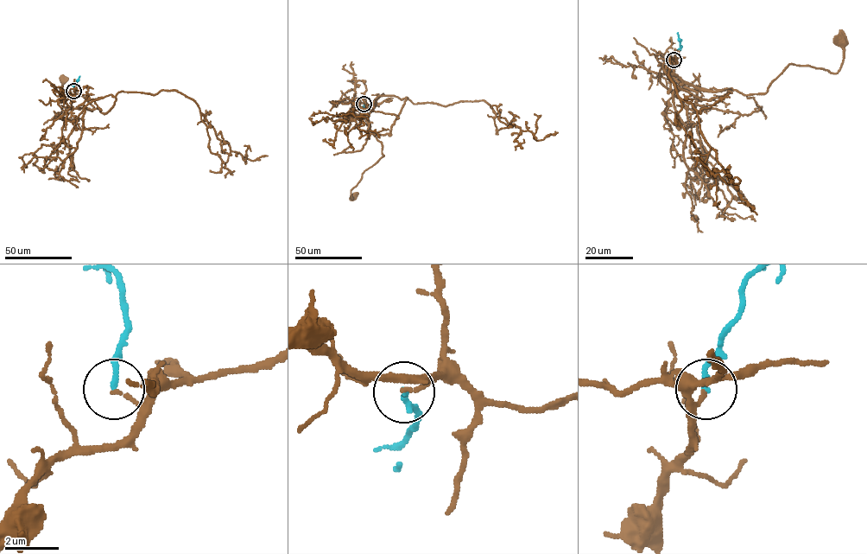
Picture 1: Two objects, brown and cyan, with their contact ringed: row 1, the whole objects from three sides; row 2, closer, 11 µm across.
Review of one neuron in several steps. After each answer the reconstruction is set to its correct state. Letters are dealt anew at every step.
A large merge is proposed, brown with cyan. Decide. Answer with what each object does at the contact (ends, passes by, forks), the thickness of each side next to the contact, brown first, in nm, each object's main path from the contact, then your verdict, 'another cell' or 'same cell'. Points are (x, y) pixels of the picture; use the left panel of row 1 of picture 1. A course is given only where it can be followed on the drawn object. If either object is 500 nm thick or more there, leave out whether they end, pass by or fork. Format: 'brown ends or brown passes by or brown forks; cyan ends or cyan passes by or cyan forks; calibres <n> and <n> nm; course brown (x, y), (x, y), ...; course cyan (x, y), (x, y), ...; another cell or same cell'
brown ends; cyan ends; calibres 130 and 200 nm; course brown (73, 92), (66, 100), (66, 105), (70, 108), (91, 111), (93, 107), (79, 93), (60, 98), (63, 80); course cyan (73, 91), (72, 85), (79, 76); another cell

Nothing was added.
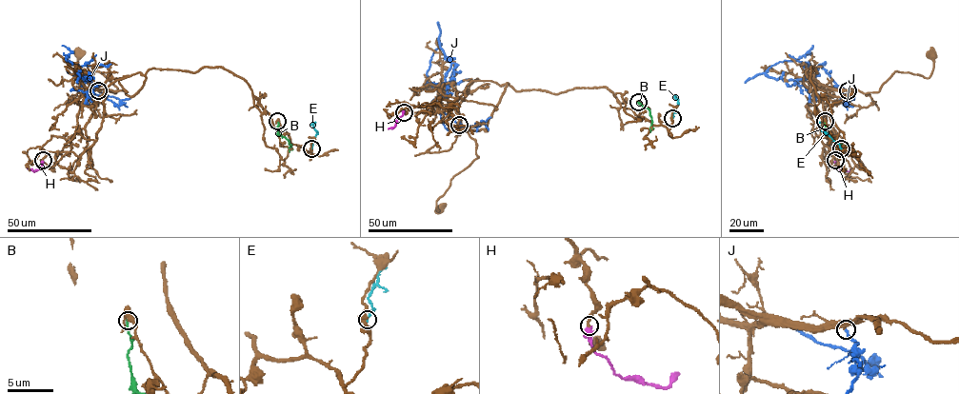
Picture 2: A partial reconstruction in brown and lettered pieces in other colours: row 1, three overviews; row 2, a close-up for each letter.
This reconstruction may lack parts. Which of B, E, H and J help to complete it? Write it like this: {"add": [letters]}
{"add": ["H"]}

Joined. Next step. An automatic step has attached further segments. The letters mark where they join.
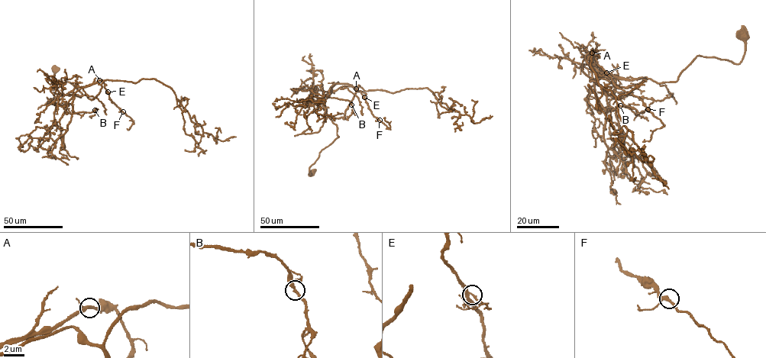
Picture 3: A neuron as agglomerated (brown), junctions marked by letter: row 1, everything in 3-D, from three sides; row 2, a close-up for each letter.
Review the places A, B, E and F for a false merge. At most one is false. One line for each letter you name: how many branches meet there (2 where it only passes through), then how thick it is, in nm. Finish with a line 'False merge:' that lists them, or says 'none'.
False merge: none

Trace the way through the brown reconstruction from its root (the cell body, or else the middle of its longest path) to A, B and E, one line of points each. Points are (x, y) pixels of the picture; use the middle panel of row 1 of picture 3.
A: (311, 172), (309, 167), (319, 152), (338, 137), (337, 126), (327, 113), (326, 98), (344, 85), (356, 88)
B: (311, 172), (309, 167), (319, 152), (338, 137), (326, 111), (329, 91), (329, 97), (351, 104)
E: (311, 172), (319, 152), (338, 137), (326, 98), (344, 85), (364, 97)

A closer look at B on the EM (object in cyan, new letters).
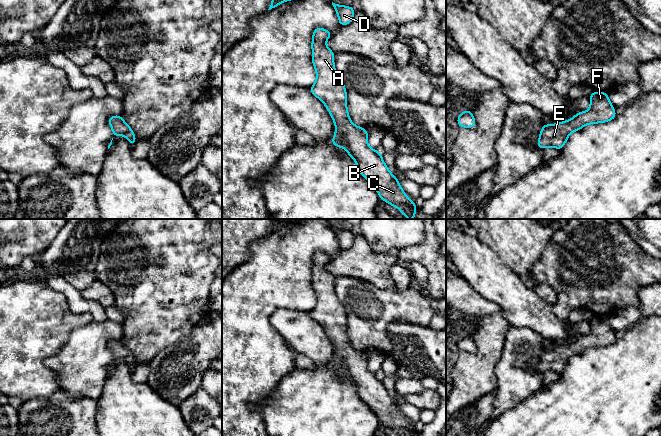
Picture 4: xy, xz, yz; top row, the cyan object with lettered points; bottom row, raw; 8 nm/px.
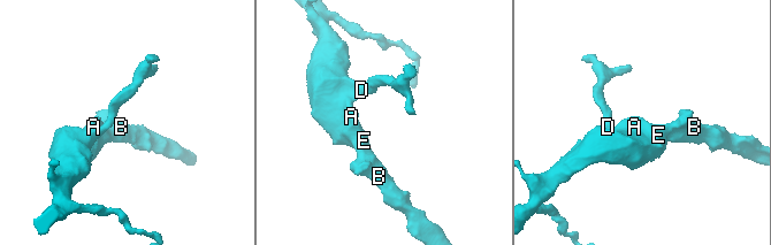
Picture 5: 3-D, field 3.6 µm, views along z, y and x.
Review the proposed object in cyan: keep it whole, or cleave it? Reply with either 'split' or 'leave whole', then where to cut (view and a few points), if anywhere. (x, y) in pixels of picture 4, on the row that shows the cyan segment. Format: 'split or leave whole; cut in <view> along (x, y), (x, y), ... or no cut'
leave whole; no cut

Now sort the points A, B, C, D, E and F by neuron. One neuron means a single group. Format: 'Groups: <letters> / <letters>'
Groups: A B C D E F

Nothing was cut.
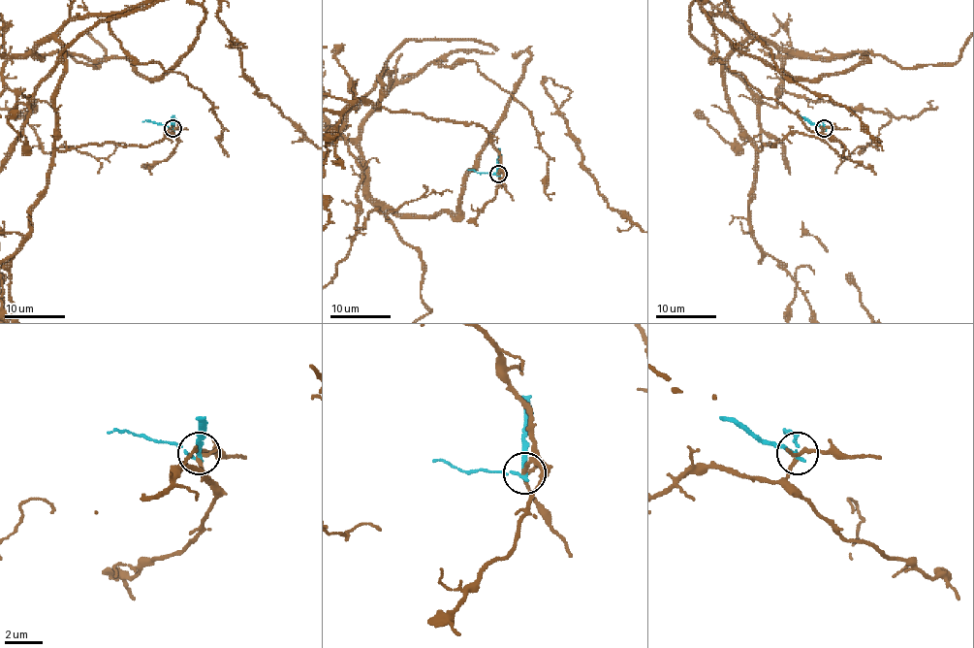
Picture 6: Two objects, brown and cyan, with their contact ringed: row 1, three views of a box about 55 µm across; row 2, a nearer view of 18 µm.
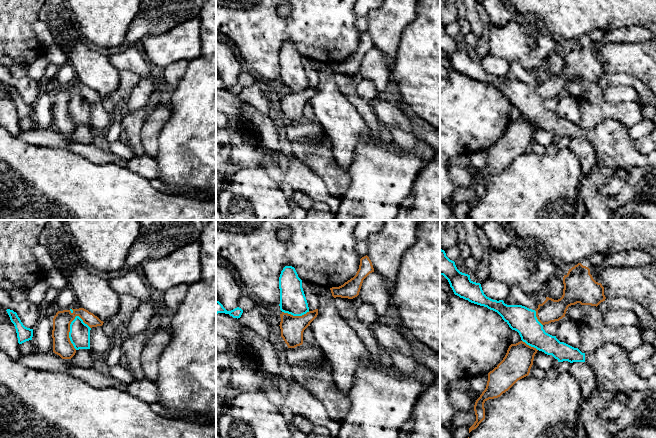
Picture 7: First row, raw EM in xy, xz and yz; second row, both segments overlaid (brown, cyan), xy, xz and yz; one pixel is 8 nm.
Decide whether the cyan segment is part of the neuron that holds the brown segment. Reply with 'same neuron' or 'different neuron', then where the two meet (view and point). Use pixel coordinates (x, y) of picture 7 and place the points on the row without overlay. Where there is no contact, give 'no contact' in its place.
different neuron | xy (69, 107)

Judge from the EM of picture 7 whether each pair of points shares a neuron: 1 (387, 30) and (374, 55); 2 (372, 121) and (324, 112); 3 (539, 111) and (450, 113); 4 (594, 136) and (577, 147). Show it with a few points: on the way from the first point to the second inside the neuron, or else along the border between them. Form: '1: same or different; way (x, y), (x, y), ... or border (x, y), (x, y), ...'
1: different; border (374, 47), (382, 51), (391, 64)
2: different; border (348, 101), (368, 126)
3: different; border (496, 87), (512, 105)
4: different; border (570, 138), (585, 138), (593, 146), (597, 160)

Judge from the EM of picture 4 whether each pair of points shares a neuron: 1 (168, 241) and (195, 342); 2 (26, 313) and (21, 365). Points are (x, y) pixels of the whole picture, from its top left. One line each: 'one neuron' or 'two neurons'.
1: two neurons
2: one neuron

